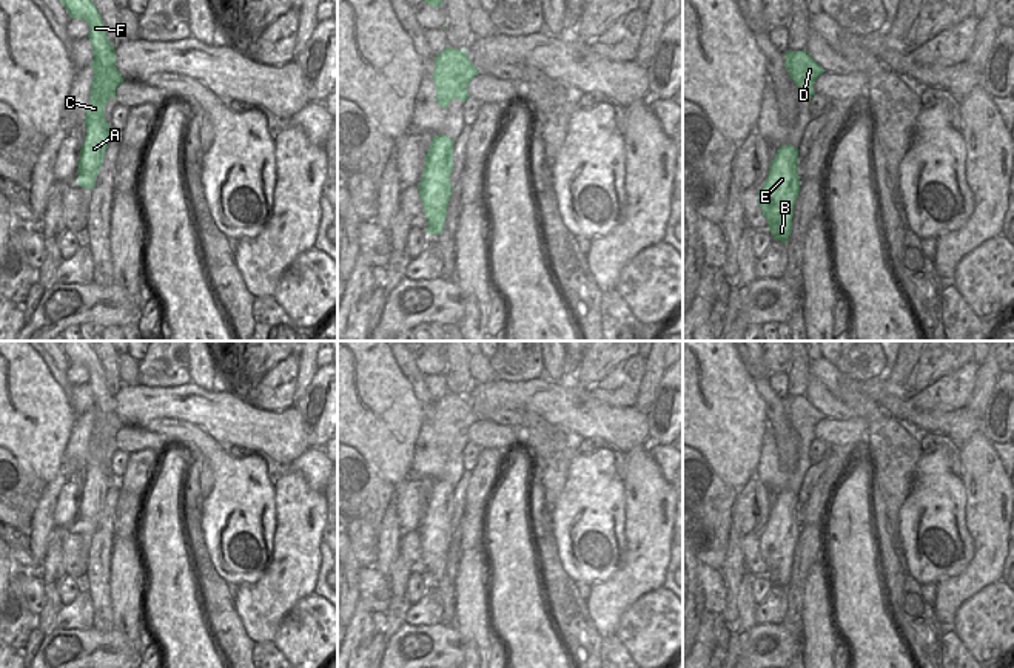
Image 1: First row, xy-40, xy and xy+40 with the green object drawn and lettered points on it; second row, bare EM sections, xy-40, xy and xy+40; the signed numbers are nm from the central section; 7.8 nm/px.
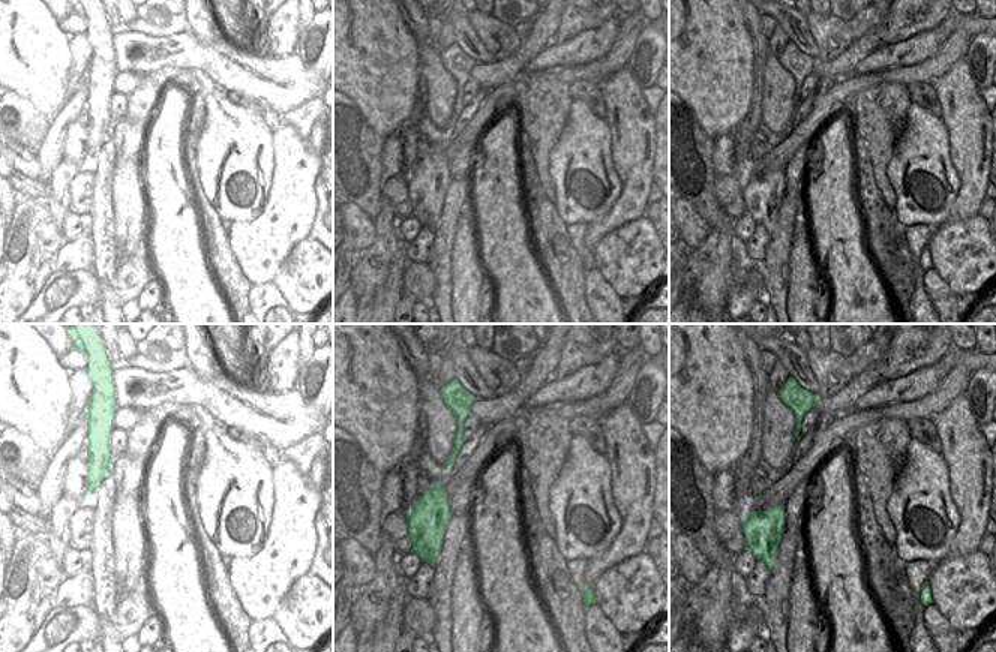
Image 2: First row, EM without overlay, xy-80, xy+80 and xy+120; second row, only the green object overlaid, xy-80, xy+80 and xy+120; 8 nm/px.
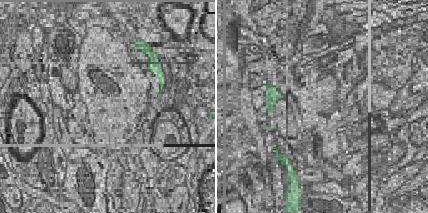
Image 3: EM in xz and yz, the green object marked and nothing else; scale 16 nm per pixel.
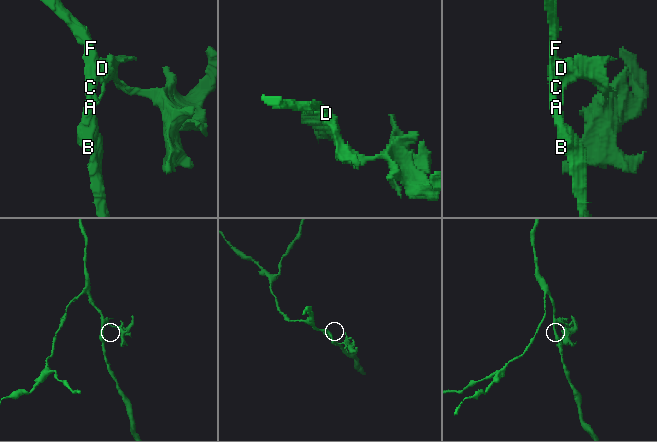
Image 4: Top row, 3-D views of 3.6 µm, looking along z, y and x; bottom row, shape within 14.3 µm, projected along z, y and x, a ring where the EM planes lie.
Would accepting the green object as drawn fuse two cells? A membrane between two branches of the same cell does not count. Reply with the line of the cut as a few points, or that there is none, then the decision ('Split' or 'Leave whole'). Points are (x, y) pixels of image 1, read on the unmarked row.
Split along xy-40 (114, 412), (119, 428), (110, 441). Split

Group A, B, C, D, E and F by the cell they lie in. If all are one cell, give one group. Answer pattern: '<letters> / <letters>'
A B C E F / D

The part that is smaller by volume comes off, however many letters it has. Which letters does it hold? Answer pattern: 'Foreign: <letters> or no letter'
Foreign: D

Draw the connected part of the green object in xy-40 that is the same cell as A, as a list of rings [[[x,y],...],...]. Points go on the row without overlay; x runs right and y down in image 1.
[[[59,341],[59,344],[71,364],[83,364],[88,369],[92,401],[99,407],[94,417],[96,424],[91,427],[89,450],[85,461],[86,481],[80,495],[79,526],[76,528],[83,534],[92,535],[108,489],[116,481],[105,464],[105,452],[120,423],[114,415],[114,392],[108,386],[105,369],[91,341]]]

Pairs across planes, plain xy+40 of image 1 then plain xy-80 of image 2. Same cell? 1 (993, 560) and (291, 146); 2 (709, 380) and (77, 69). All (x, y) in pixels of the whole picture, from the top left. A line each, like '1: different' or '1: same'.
1: same
2: different

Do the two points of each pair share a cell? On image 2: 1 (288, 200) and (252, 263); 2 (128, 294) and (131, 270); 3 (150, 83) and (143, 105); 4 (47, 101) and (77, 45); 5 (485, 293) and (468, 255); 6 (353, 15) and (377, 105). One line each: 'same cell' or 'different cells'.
1: same cell
2: same cell
3: same cell
4: different cells
5: different cells
6: same cell

